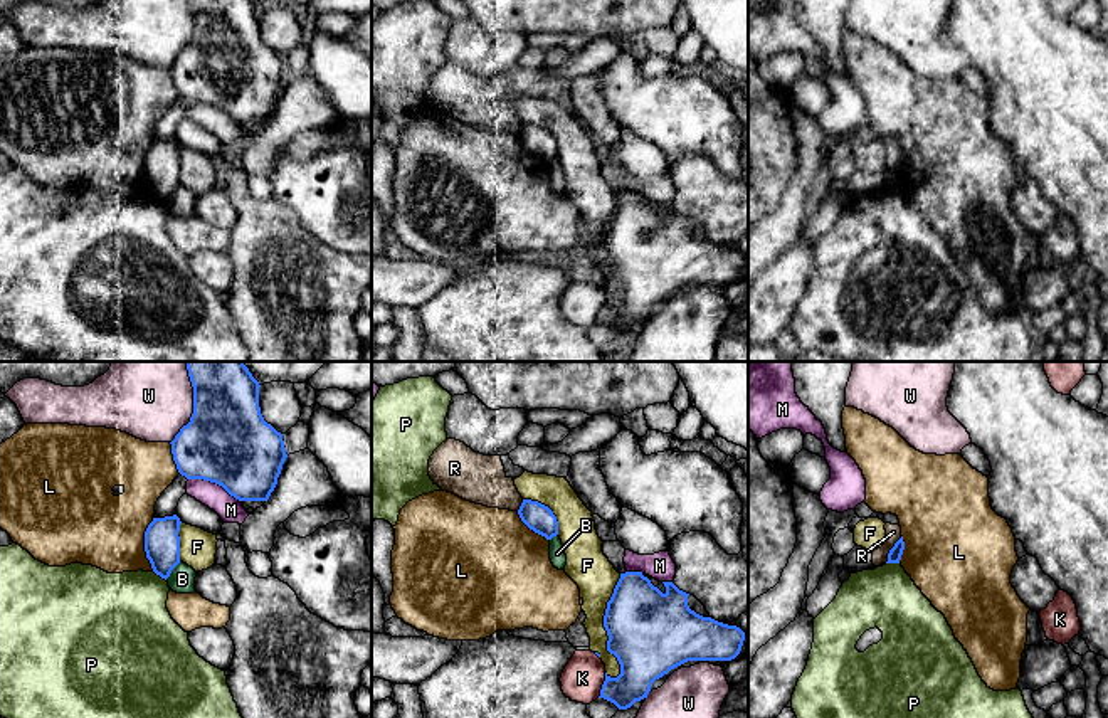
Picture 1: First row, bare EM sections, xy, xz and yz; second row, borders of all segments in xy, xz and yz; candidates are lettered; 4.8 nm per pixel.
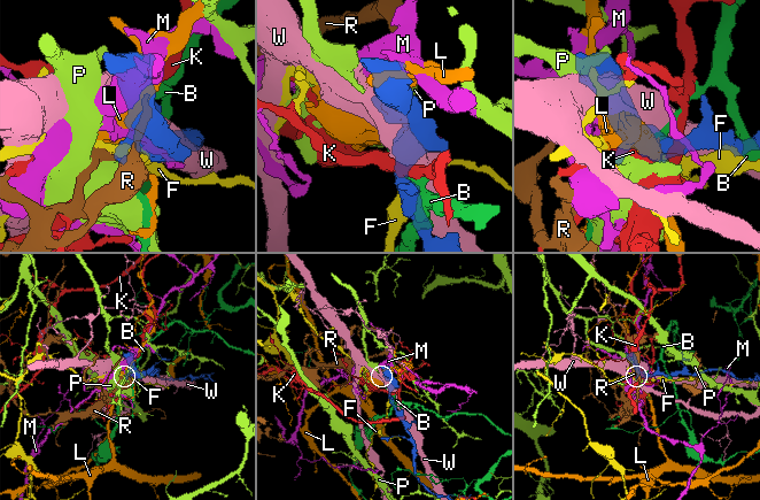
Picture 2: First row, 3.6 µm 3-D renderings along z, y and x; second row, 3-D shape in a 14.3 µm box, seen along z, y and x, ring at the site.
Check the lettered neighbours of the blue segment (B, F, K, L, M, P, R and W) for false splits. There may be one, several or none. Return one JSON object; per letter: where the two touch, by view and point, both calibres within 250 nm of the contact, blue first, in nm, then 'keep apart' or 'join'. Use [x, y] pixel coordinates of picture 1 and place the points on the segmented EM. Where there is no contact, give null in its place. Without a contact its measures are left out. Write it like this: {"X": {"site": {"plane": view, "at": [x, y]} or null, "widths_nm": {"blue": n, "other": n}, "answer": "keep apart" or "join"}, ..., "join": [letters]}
{"B": {"site": {"plane": "xy", "at": [172, 569]}, "widths_nm": {"blue": 180, "other": 130}, "answer": "keep apart"}, "F": {"site": {"plane": "xz", "at": [604, 626]}, "widths_nm": {"blue": 400, "other": 190}, "answer": "keep apart"}, "K": {"site": {"plane": "xz", "at": [602, 685]}, "widths_nm": {"blue": 260, "other": 200}, "answer": "keep apart"}, "L": {"site": {"plane": "xy", "at": [145, 545]}, "widths_nm": {"blue": 180, "other": 360}, "answer": "keep apart"}, "M": {"site": {"plane": "xy", "at": [214, 481]}, "widths_nm": {"blue": 400, "other": 120}, "answer": "keep apart"}, "P": {"site": {"plane": "xy", "at": [160, 575]}, "widths_nm": {"blue": 180, "other": 400}, "answer": "keep apart"}, "R": {"site": {"plane": "yz", "at": [890, 550]}, "widths_nm": {"blue": 70, "other": 80}, "answer": "keep apart"}, "W": {"site": {"plane": "xy", "at": [194, 402]}, "widths_nm": {"blue": 400, "other": 440}, "answer": "keep apart"}, "join": []}

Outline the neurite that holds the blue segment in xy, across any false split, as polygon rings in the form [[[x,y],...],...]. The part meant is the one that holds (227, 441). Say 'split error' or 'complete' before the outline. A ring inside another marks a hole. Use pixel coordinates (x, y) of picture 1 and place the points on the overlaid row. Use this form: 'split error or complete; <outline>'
complete; [[[244,362],[185,363],[193,387],[193,414],[170,442],[178,473],[215,483],[239,501],[267,501],[288,454],[282,434],[261,414],[259,382]]]

